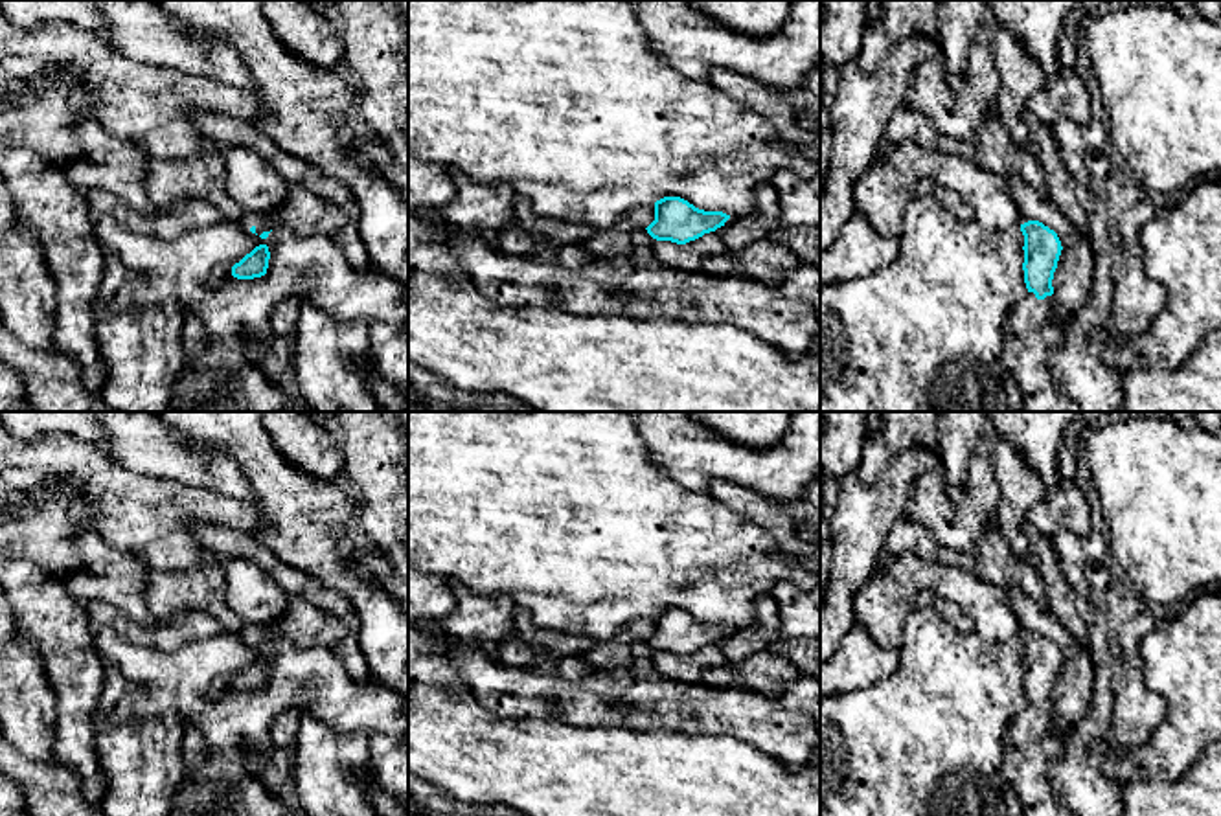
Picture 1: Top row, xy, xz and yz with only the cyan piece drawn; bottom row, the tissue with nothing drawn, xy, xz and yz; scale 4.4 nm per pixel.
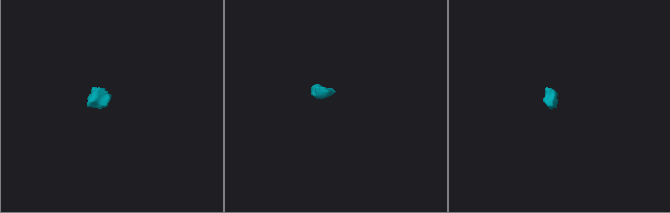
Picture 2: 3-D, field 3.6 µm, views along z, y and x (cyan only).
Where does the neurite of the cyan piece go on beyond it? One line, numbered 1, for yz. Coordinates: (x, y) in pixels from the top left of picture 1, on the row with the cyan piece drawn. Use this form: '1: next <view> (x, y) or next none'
1: next yz (881, 193)

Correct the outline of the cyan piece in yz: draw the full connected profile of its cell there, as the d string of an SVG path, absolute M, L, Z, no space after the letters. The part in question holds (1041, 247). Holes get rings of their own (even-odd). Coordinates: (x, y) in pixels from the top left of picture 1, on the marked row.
M912 140L899 142L892 151L875 154L872 165L859 176L853 189L857 211L868 219L872 230L881 237L899 239L903 217L914 187L919 180L936 182L962 197L971 208L973 219L991 232L1008 232L1019 228L1024 235L1024 283L1028 294L1008 314L1006 333L1008 346L1004 349L1004 364L1022 395L1021 412L1081 412L1078 402L1065 395L1052 379L1048 369L1048 351L1063 344L1065 327L1052 320L1054 301L1054 272L1061 255L1061 241L1054 230L1039 221L1024 221L1021 210L1008 191L1008 178L980 169L971 158L949 154L943 149L927 151Z

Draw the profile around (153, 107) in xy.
M0 15L0 61L6 57L39 57L55 64L55 75L75 75L97 97L92 116L114 136L136 142L149 158L182 160L199 153L204 138L193 123L193 112L219 112L254 123L263 114L257 99L230 85L204 75L189 75L132 61L92 31L70 22L48 22L18 28Z

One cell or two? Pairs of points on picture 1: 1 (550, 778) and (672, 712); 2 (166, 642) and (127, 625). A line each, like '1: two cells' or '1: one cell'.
1: two cells
2: one cell

